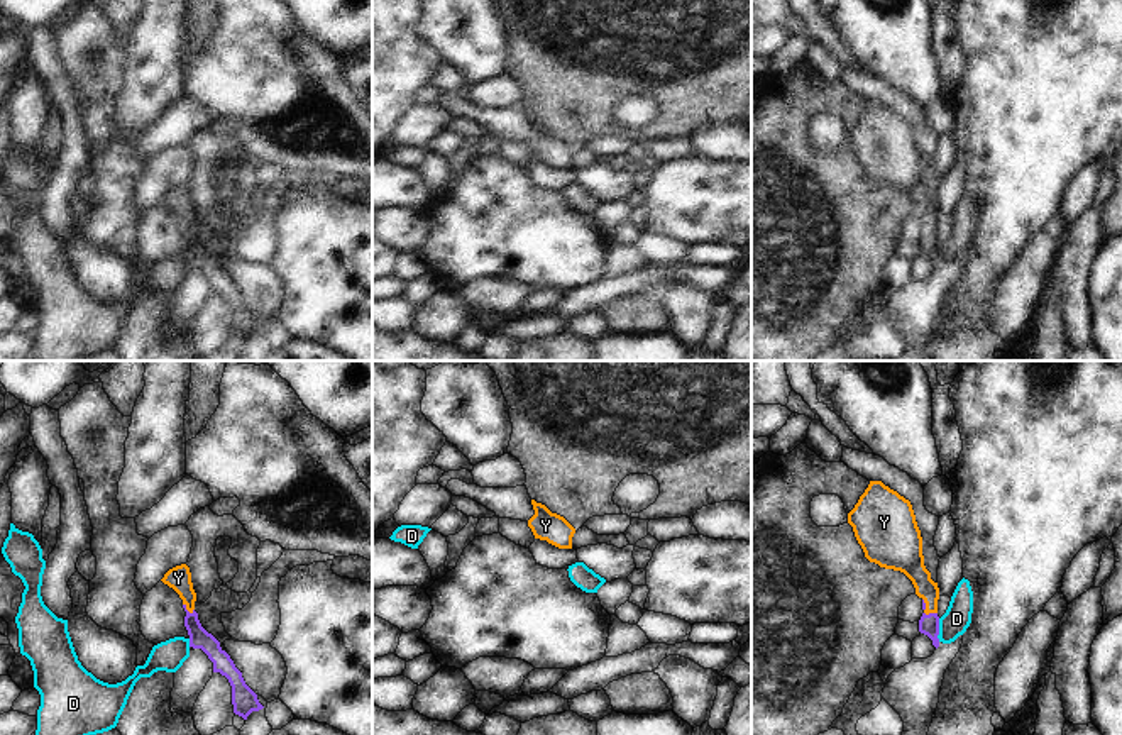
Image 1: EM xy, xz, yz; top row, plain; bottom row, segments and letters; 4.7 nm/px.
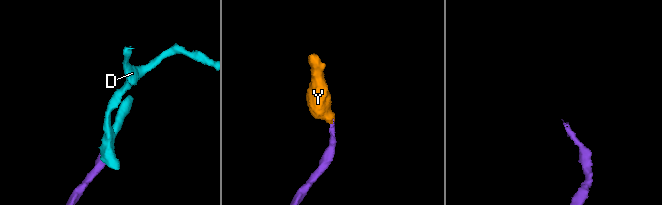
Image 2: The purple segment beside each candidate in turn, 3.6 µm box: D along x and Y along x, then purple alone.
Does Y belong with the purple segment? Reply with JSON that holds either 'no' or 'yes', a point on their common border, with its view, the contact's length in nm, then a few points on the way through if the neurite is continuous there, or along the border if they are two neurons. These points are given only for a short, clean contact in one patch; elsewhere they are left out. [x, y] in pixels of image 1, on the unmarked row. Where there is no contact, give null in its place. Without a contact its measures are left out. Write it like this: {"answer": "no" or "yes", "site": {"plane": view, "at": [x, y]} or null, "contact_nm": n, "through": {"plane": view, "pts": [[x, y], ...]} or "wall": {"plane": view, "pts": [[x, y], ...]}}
{"answer": "yes", "site": {"plane": "yz", "at": [924, 234]}, "contact_nm": 100, "through": {"plane": "yz", "pts": [[929, 244], [924, 234], [928, 210], [911, 183]]}}

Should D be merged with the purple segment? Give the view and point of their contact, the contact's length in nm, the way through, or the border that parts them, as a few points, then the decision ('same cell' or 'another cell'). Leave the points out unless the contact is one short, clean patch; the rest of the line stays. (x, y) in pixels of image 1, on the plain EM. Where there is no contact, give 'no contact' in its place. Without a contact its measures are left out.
contact yz (938, 251); length 110 nm; border yz (940, 239), (938, 261); another cell

